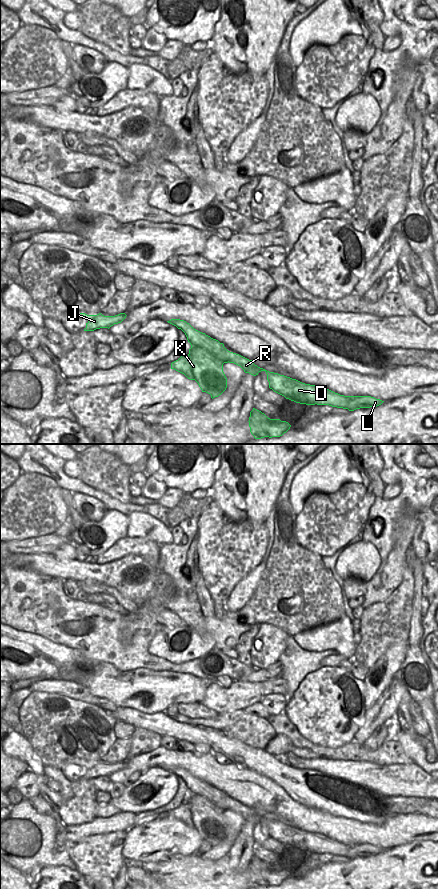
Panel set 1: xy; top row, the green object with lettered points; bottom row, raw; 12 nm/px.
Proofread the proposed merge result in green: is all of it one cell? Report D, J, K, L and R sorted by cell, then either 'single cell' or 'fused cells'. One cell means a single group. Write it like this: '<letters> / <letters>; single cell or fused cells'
D J L R / K; fused cells

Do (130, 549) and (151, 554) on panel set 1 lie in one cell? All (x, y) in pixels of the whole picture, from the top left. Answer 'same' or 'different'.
same

